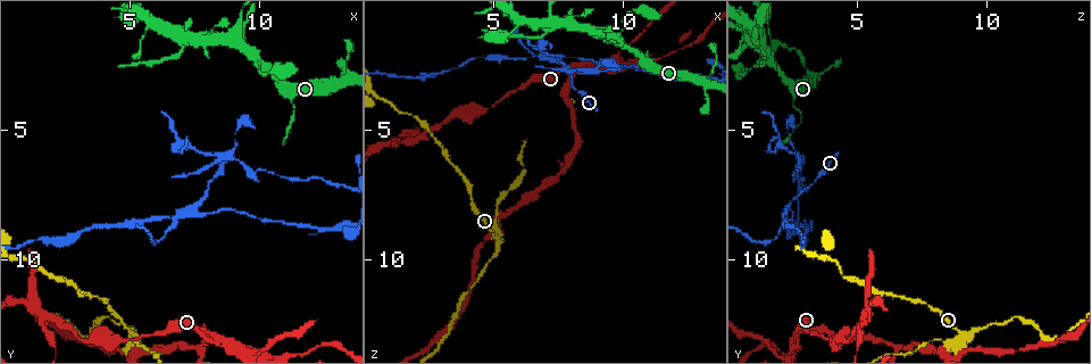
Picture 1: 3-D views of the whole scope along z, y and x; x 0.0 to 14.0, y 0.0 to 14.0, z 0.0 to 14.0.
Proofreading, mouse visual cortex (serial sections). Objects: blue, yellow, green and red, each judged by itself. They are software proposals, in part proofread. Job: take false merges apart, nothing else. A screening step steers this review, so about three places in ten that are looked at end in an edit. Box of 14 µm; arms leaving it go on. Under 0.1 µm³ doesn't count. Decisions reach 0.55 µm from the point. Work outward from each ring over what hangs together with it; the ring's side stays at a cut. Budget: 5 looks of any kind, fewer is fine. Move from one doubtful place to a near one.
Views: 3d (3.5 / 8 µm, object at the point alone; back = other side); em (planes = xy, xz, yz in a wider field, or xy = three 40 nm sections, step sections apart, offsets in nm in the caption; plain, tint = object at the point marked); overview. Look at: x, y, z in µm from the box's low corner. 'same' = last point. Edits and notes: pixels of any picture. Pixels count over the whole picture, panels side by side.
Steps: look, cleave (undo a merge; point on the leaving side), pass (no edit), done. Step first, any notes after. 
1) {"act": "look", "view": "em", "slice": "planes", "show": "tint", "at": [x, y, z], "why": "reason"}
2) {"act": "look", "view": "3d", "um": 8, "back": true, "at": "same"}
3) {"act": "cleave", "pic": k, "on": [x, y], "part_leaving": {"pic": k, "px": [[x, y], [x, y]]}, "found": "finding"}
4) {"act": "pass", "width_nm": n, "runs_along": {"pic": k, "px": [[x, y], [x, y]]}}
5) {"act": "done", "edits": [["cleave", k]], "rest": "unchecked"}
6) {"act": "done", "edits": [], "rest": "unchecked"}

{"act": "look", "view": "3d", "um": 3.5, "at": [7.3, 8.0, 2.3], "why": "a narrow waist"}

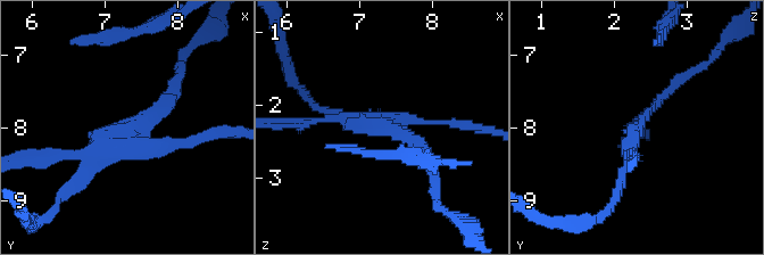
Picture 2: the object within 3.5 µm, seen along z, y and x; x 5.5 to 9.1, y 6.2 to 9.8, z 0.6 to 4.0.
{"act": "look", "view": "em", "slice": "xy", "step": 3, "show": "plain", "at": [7.30, 8.00, 2.30], "why": "need the tissue"}

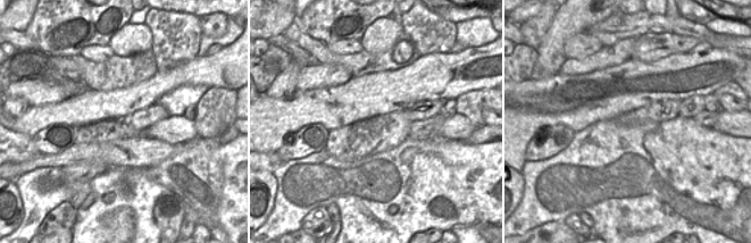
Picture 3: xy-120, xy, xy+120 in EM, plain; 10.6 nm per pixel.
{"act": "look", "view": "em", "slice": "xy", "step": 3, "show": "tint", "at": "same"}

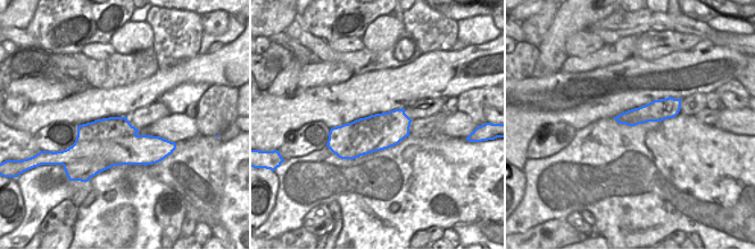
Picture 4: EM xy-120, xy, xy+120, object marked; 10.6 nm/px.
{"act": "cleave", "pic": 2, "on": [184, 142], "part_leaving": {"pic": 2, "px": [[86, 155], [31, 158]]}, "found": "two cells meet here"}

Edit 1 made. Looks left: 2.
{"act": "look", "view": "3d", "um": 3.5, "back": true, "at": [5.1, 13.1, 8.8], "why": "three arms meet"}

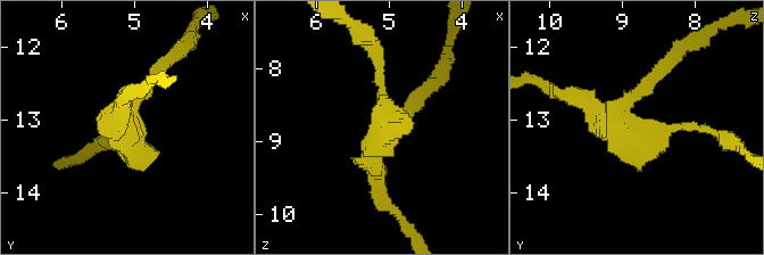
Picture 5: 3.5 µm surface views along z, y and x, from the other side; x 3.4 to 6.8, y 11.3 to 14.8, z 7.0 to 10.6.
{"act": "look", "view": "em", "slice": "planes", "show": "tint", "at": [5.10, 13.20, 8.85], "why": "now the EM"}

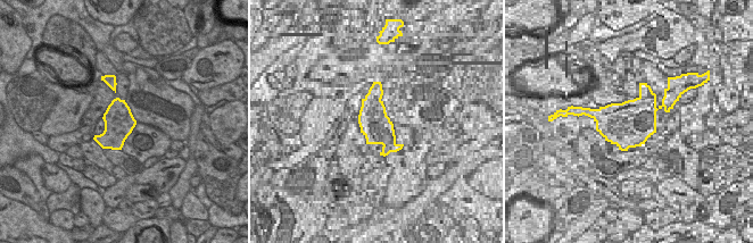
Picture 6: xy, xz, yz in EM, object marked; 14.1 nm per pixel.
{"act": "cleave", "pic": 5, "on": [621, 133], "part_leaving": {"pic": 5, "px": [[627, 112], [603, 122], [545, 87]]}, "found": "two cells meet here"}

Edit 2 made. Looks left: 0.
{"act": "done", "edits": [["cleave", 2], ["cleave", 5]], "rest": "unchecked"}

